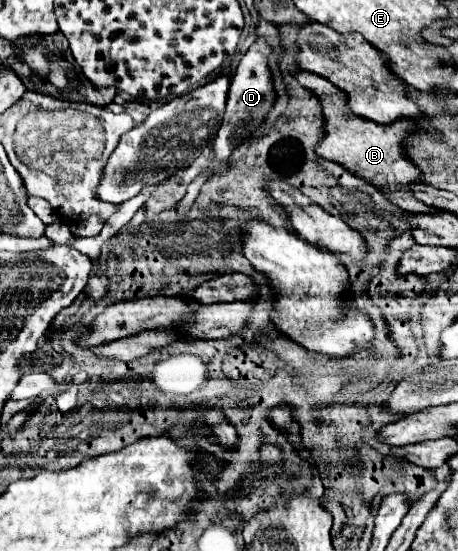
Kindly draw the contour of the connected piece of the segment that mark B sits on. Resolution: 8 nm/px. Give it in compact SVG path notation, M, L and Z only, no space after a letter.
M298 71L298 73L294 73L294 77L304 89L308 89L322 103L322 113L324 113L326 125L324 125L322 141L314 147L318 157L340 163L342 167L352 171L356 177L374 185L378 191L384 193L384 197L390 203L402 207L404 211L434 213L434 207L426 207L424 203L414 199L414 195L410 193L410 183L416 183L422 177L420 169L416 165L412 165L402 153L402 139L408 137L408 133L414 133L410 121L400 119L390 125L368 123L368 119L360 119L360 115L348 111L348 103L344 103L344 95L340 95L340 91L336 91L336 87L332 87L332 83L320 79L320 75L312 75L308 71Z

